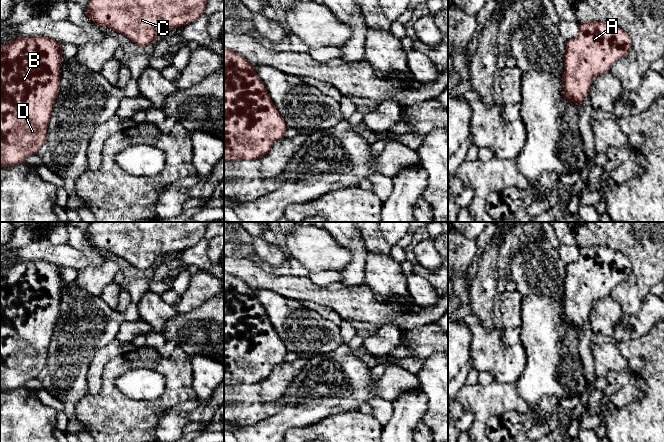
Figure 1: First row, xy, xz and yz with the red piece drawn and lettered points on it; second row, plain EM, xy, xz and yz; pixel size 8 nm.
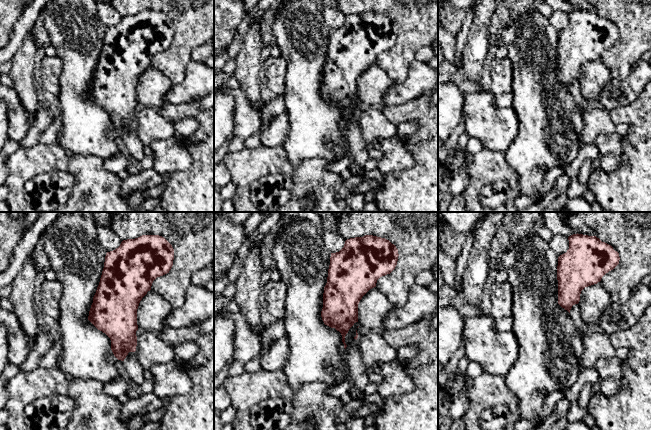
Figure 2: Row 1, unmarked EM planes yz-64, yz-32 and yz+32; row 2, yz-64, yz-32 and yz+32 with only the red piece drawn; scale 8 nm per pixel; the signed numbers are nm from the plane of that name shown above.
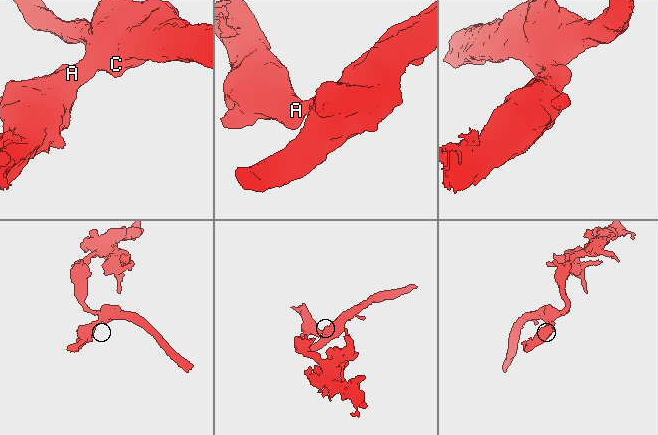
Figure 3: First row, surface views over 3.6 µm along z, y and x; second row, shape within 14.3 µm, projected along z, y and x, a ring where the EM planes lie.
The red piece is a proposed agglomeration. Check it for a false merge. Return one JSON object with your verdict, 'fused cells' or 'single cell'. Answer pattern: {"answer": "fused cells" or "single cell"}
{"answer": "single cell"}

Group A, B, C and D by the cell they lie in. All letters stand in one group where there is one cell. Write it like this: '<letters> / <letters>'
A B C D

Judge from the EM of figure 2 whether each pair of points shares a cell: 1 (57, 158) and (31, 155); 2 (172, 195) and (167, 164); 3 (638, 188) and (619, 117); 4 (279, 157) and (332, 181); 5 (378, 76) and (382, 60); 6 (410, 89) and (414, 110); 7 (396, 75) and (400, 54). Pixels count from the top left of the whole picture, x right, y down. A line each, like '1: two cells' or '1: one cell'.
1: one cell
2: two cells
3: one cell
4: one cell
5: two cells
6: two cells
7: one cell

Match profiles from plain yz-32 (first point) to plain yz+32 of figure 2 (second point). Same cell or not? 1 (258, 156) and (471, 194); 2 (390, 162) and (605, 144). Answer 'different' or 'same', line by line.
1: same
2: same

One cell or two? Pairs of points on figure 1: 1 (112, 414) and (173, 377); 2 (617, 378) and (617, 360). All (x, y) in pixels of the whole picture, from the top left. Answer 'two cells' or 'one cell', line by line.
1: one cell
2: two cells

